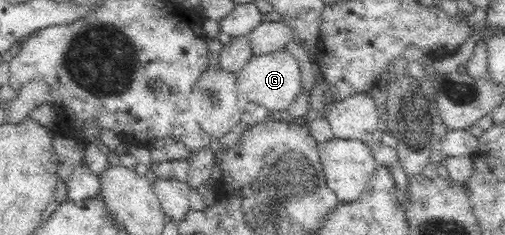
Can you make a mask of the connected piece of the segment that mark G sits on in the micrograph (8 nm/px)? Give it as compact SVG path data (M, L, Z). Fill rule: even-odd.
M283 48L270 54L252 55L237 76L237 92L244 94L249 102L261 104L273 113L287 110L301 93L301 85L302 71L298 61L290 53L283 51Z

